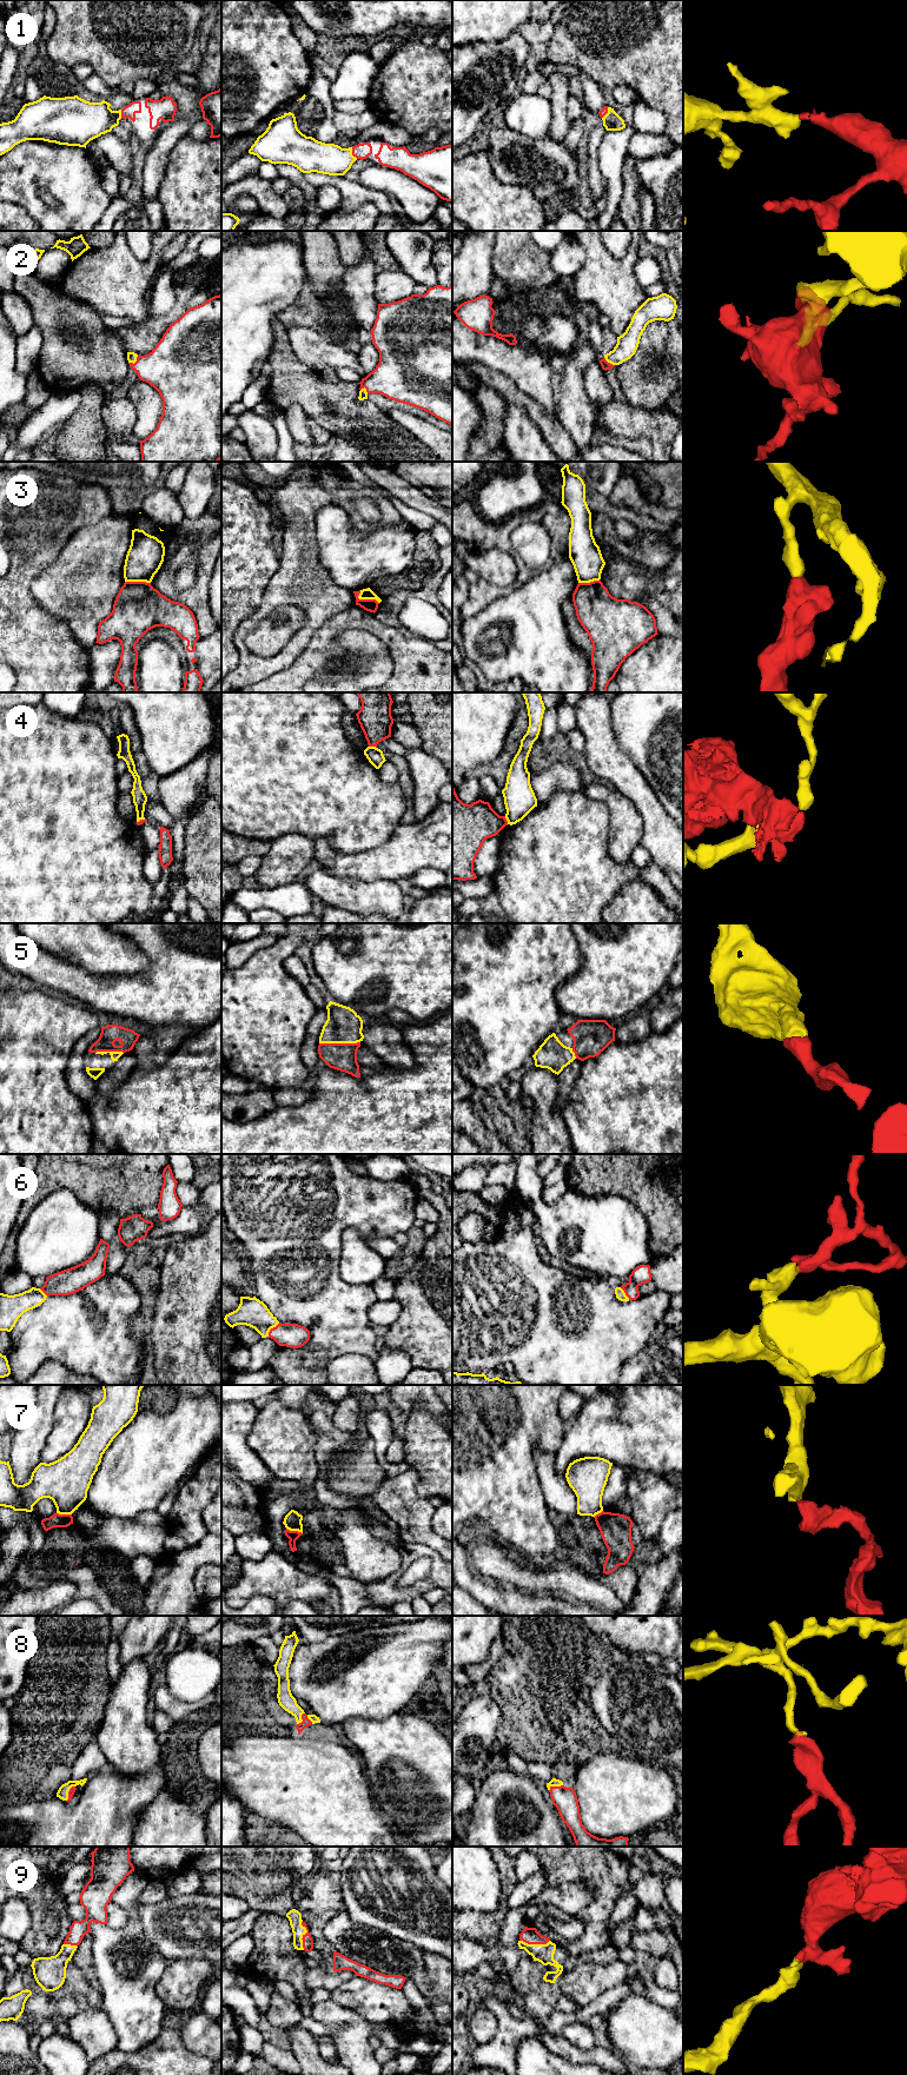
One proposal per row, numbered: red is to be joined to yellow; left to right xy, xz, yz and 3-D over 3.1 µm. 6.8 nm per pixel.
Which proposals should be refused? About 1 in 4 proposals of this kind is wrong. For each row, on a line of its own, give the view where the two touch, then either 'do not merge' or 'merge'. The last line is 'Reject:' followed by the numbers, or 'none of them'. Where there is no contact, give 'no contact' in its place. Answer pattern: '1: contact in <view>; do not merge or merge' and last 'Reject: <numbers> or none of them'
1: contact in xz; merge
2: contact in xy; merge
3: contact in xz; do not merge
4: contact in xz; do not merge
5: contact in xz; merge
6: contact in xz; merge
7: contact in xz; do not merge
8: contact in yz; merge
9: contact in xz; merge
Reject: 3, 4, 7

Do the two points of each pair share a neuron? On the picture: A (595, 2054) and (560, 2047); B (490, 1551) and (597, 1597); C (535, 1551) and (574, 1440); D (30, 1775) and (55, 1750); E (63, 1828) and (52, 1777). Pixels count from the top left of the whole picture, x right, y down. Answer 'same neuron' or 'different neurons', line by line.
A: same neuron
B: same neuron
C: different neurons
D: same neuron
E: different neurons

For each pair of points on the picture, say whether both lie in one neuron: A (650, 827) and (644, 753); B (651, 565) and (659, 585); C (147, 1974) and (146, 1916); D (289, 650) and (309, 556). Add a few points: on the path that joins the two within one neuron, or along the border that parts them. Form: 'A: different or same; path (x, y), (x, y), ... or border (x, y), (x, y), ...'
A: different; border (630, 757), (661, 803)
B: different; border (643, 570), (649, 575)
C: different; border (127, 1923), (137, 1922), (144, 1938), (166, 1960)
D: same; path (309, 627), (311, 624), (311, 589), (309, 579)

